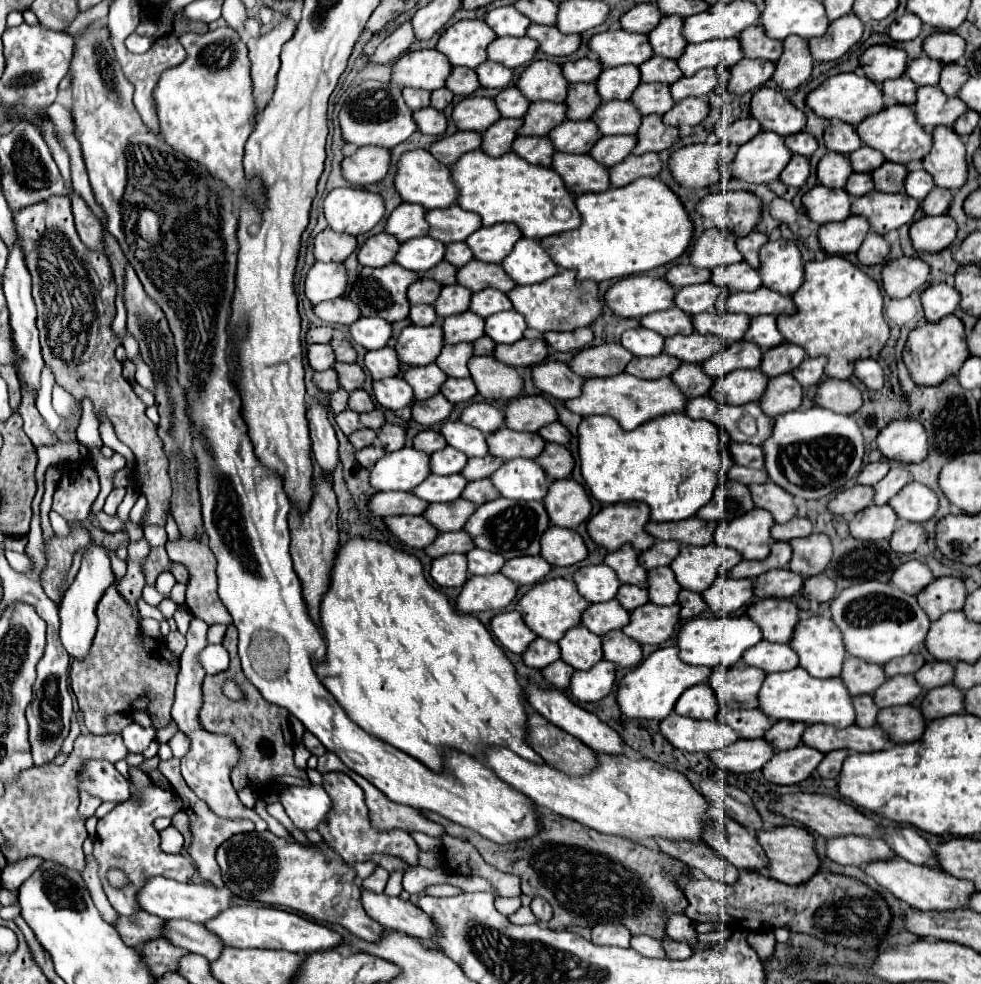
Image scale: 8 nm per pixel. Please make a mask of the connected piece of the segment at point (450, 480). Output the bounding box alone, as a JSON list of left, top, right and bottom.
[414,475,466,503]

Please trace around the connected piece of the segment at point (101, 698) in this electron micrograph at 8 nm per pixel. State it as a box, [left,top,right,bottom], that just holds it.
[70,585,178,735]

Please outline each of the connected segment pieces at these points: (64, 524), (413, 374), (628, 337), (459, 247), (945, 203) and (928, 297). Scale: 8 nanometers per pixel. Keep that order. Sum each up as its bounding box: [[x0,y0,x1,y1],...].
[[50,511,70,537],[404,363,446,401],[620,327,664,357],[444,243,472,267],[920,187,952,215],[920,283,960,321]]

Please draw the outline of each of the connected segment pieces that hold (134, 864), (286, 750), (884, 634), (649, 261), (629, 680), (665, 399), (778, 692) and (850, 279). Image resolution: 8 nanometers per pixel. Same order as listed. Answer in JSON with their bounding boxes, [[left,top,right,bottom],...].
[[94,785,196,915],[200,625,308,789],[830,581,930,665],[542,177,692,281],[616,647,710,719],[564,373,686,429],[758,667,854,729],[778,257,890,379]]

